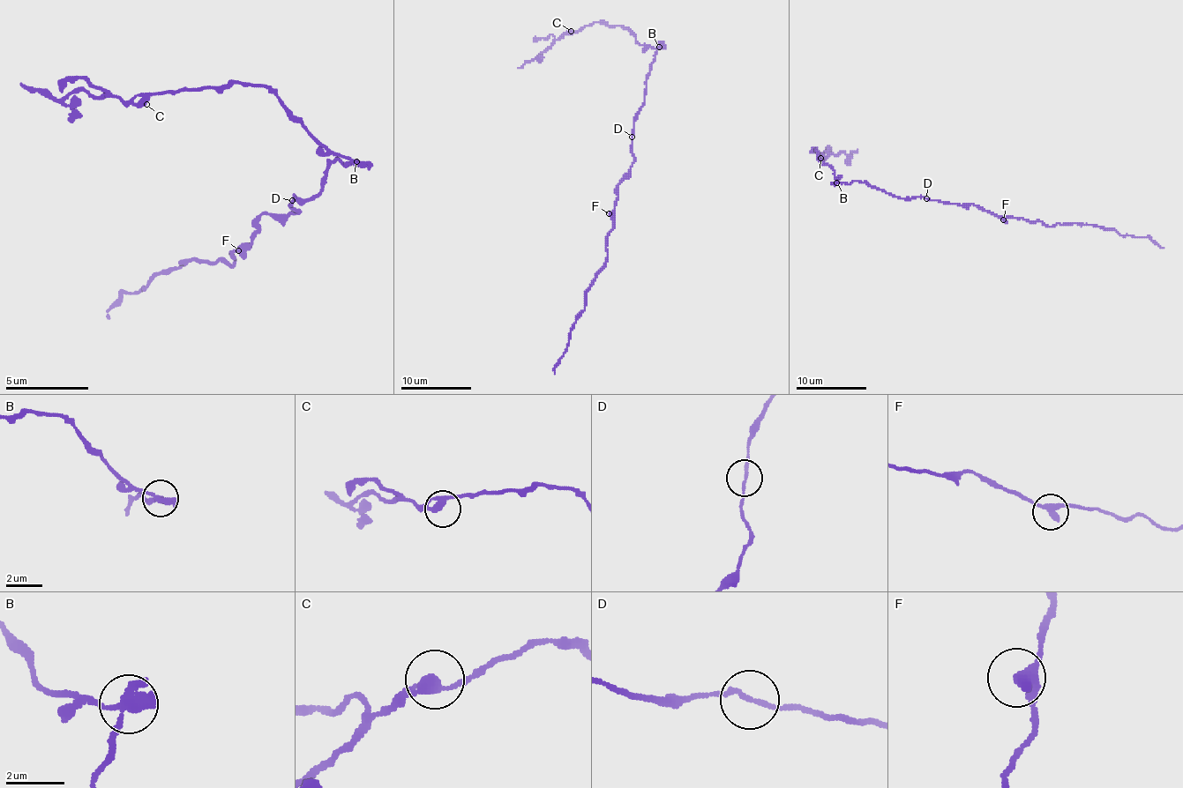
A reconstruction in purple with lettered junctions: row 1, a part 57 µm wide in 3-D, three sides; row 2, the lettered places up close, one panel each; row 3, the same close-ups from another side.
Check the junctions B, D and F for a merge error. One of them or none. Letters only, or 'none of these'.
B

